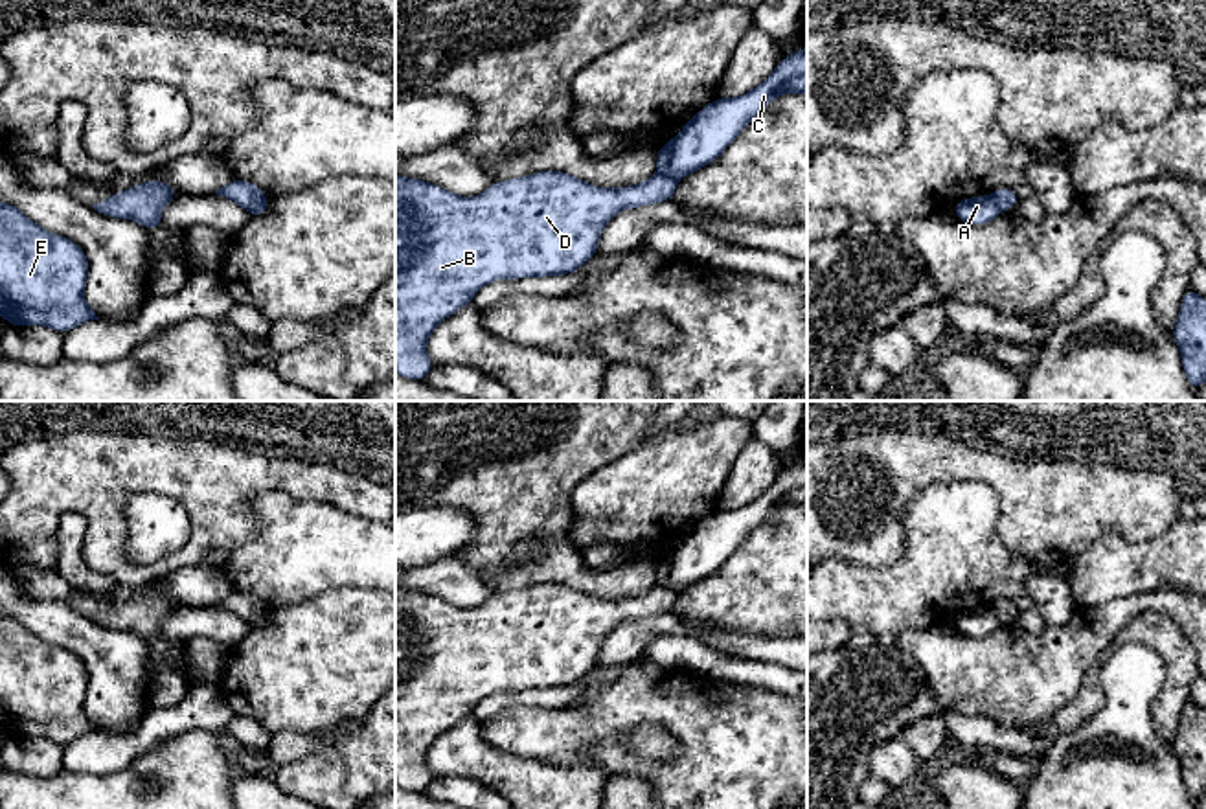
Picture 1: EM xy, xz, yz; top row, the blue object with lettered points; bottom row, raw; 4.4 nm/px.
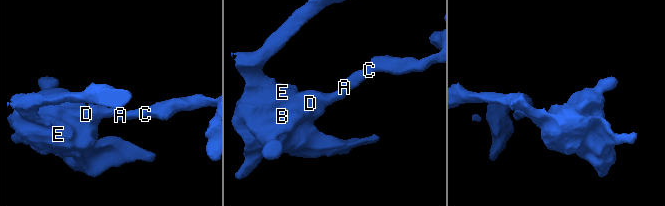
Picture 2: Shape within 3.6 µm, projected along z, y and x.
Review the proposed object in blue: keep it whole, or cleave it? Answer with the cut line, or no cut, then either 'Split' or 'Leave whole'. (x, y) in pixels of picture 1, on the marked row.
Split along xz (659, 171), (677, 181). Split

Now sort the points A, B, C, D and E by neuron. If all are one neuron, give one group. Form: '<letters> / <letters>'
A C / B D E

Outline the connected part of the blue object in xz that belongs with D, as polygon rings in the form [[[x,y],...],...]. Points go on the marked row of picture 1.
[[[537,171],[493,182],[478,197],[460,197],[428,180],[395,175],[395,371],[425,381],[434,368],[427,353],[432,331],[482,287],[579,270],[597,254],[601,232],[616,213],[673,200],[677,184],[656,173],[634,186],[597,188],[566,171]]]

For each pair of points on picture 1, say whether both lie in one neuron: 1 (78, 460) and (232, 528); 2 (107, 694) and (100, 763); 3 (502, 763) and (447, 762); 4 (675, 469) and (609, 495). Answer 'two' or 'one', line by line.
1: one
2: two
3: one
4: one

